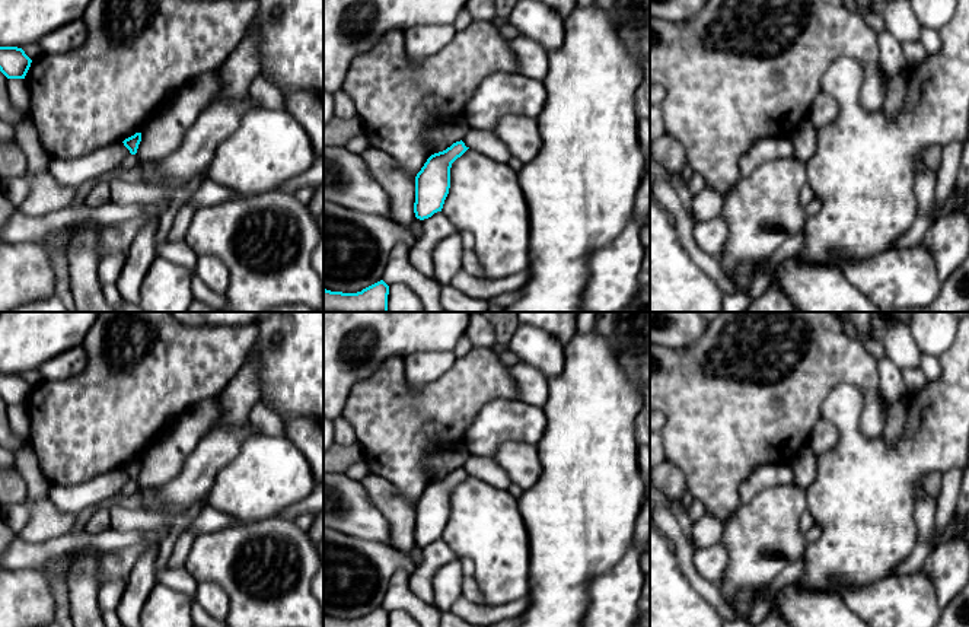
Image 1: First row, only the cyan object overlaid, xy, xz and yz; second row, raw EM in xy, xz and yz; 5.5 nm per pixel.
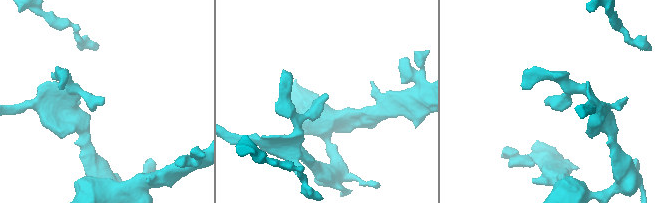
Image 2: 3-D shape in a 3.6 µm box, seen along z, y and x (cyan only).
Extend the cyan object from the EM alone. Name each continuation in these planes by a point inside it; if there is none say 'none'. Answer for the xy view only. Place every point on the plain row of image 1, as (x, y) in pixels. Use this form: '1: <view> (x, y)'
none

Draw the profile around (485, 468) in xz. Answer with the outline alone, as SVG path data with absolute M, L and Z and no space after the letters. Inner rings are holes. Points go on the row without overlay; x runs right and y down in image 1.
M469 455L462 468L466 474L479 478L500 490L509 490L511 486L510 477L490 456Z

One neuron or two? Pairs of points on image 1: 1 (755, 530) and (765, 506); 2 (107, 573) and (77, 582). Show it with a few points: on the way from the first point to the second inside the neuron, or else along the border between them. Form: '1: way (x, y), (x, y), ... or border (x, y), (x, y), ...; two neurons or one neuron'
1: way (761, 524), (765, 519), (765, 512); one neuron
2: border (101, 550), (96, 556), (98, 586); two neurons

